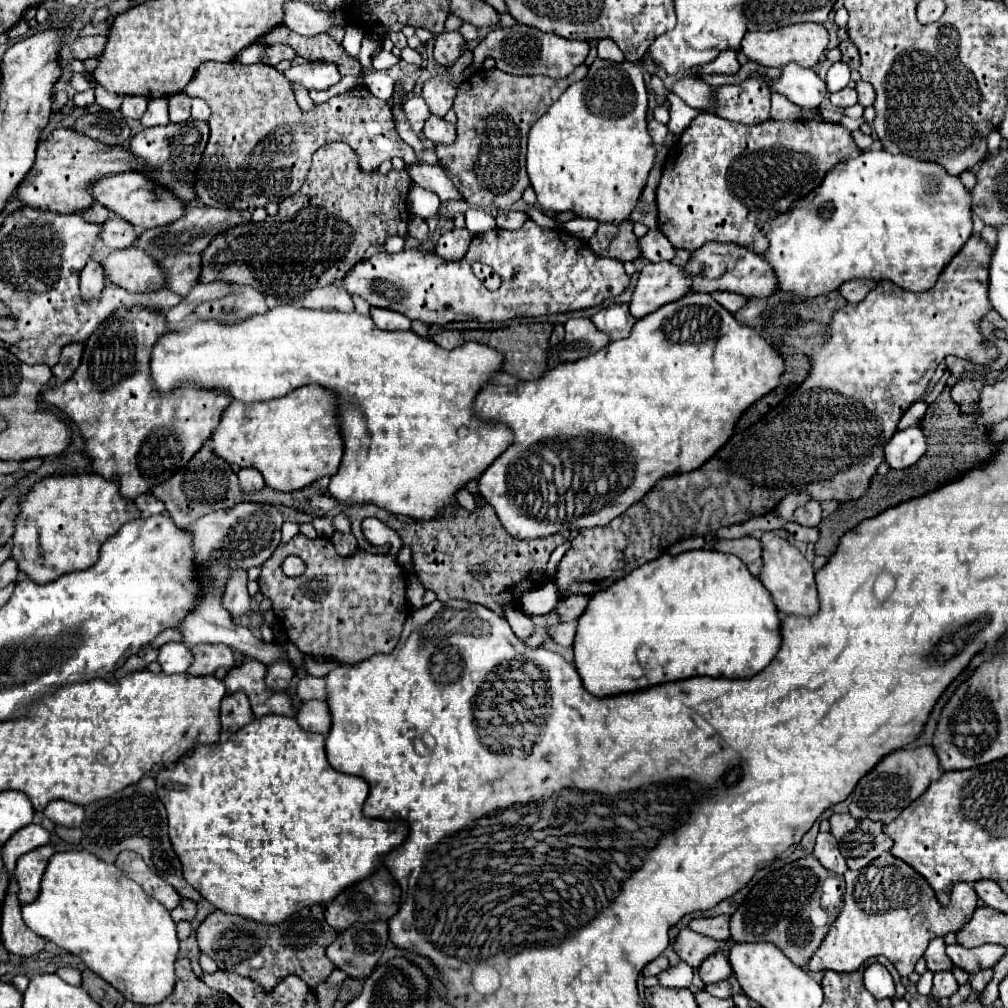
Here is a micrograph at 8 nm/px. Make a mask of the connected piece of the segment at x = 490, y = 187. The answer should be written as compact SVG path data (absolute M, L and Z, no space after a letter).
M588 67L578 69L564 77L518 77L494 69L474 71L460 87L454 99L458 115L458 135L450 145L436 145L440 165L446 169L454 185L460 189L468 203L484 209L508 209L522 199L524 189L530 185L526 175L526 137L536 119L574 83L586 77Z

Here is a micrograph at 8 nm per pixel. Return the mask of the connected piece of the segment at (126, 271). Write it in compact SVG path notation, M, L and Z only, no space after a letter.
M126 247L112 251L100 263L106 275L106 283L122 287L130 293L146 293L164 287L160 265L154 259L148 259L142 249Z

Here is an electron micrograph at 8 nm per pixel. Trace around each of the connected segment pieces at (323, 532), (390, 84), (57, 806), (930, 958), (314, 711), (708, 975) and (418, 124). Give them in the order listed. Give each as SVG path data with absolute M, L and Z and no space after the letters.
M316 517L313 518L313 525L321 537L330 538L334 533L334 523L332 518Z
M384 71L366 75L366 77L362 79L362 83L370 89L372 95L376 95L376 97L382 99L382 101L388 101L388 99L392 97L392 91L394 91L394 79L390 79Z
M56 799L56 801L48 803L48 807L44 809L44 815L56 825L74 829L74 827L80 827L84 821L84 807L70 803L70 801Z
M942 937L938 939L932 939L926 953L924 953L924 959L928 963L928 969L930 971L944 971L944 969L952 969L952 963L950 963L950 957L946 955L946 943Z
M306 701L296 711L296 721L304 731L328 735L330 731L330 711L324 701Z
M716 953L712 957L708 957L702 965L700 965L700 979L704 983L716 983L726 979L732 973L732 967L728 963L728 957L722 953Z
M410 97L410 99L404 101L402 107L404 107L404 113L406 113L408 121L410 121L412 131L414 131L418 137L422 137L424 119L428 119L428 115L431 115L431 112L428 111L428 105L424 103L422 97Z

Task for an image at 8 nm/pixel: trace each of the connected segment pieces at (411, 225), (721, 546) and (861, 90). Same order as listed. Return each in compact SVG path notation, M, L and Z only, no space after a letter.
M412 217L412 219L408 221L408 235L414 237L414 239L418 239L420 243L426 243L426 241L428 241L428 233L428 225L426 225L424 219Z
M740 537L740 539L722 539L716 543L716 549L722 553L732 553L736 557L740 557L752 575L760 575L762 571L762 545L758 539L754 537Z
M856 81L856 91L858 91L858 103L860 103L862 107L874 105L876 93L874 93L874 89L870 87L870 83L866 83L866 81Z

